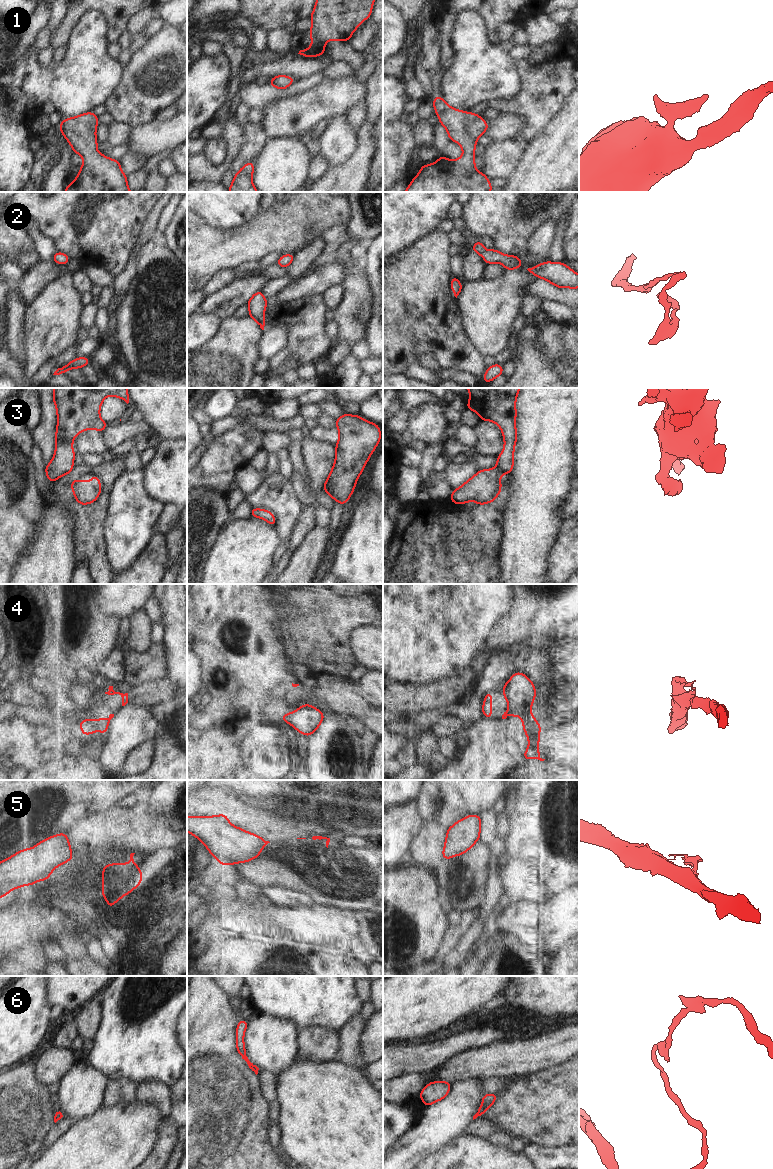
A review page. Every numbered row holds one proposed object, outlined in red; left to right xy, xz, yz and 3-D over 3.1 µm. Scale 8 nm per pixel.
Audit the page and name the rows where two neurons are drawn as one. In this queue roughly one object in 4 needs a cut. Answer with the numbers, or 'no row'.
4, 5

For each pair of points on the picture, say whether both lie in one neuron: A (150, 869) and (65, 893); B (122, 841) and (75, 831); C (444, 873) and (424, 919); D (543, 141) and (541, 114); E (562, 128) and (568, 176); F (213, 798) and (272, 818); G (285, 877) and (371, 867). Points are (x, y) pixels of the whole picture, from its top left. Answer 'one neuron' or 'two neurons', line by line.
A: one neuron
B: one neuron
C: two neurons
D: two neurons
E: one neuron
F: one neuron
G: one neuron

